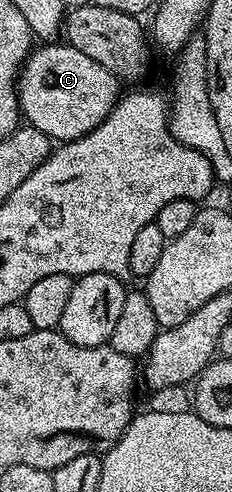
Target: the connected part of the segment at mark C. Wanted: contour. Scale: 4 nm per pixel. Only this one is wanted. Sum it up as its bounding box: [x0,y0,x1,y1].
[18,43,122,143]

